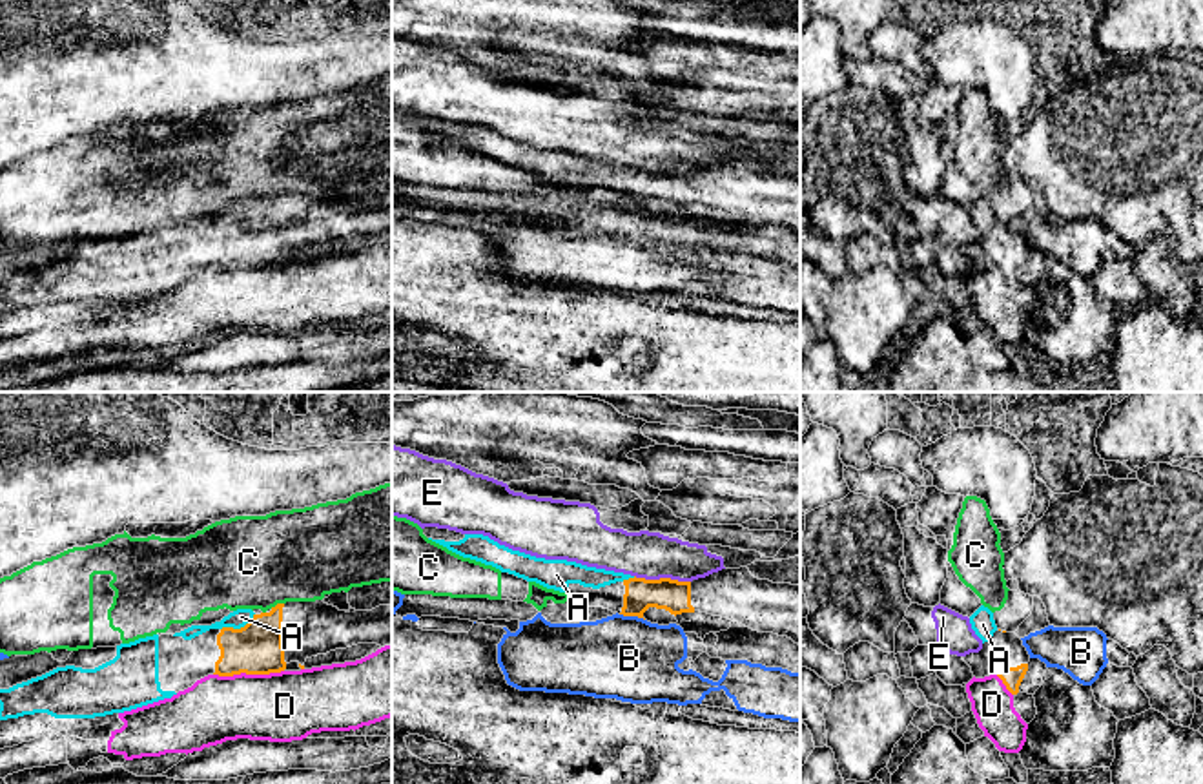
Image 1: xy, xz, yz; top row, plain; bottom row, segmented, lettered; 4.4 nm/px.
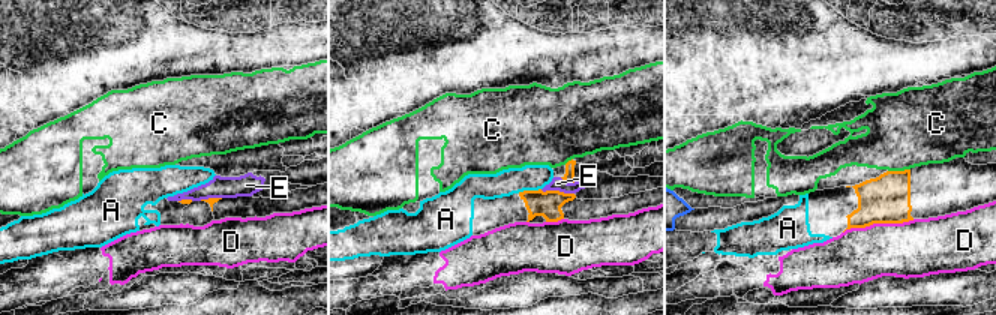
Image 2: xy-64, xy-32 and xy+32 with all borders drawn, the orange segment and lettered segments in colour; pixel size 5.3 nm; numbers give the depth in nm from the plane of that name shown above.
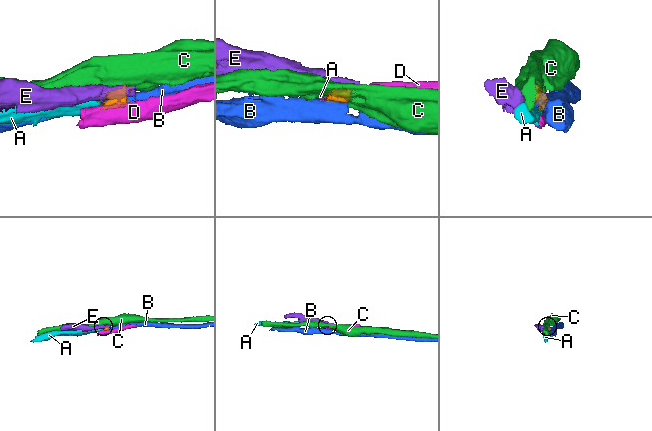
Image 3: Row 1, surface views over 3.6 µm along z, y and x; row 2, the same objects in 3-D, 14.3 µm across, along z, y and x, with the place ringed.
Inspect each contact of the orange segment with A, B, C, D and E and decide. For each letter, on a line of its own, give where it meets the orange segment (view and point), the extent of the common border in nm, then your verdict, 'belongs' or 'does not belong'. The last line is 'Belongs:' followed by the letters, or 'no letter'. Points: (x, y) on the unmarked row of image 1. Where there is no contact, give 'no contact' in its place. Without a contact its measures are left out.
A: meets orange in xy at (237, 221); contact 170 nm long; belongs
B: meets orange in xz at (633, 206); contact 120 nm long; does not belong
C: meets orange in xy at (277, 196); contact 70 nm long; does not belong
D: meets orange in xy at (248, 265); contact 320 nm long; does not belong
E: meets orange in xz at (662, 170); contact 260 nm long; does not belong
Belongs: A

